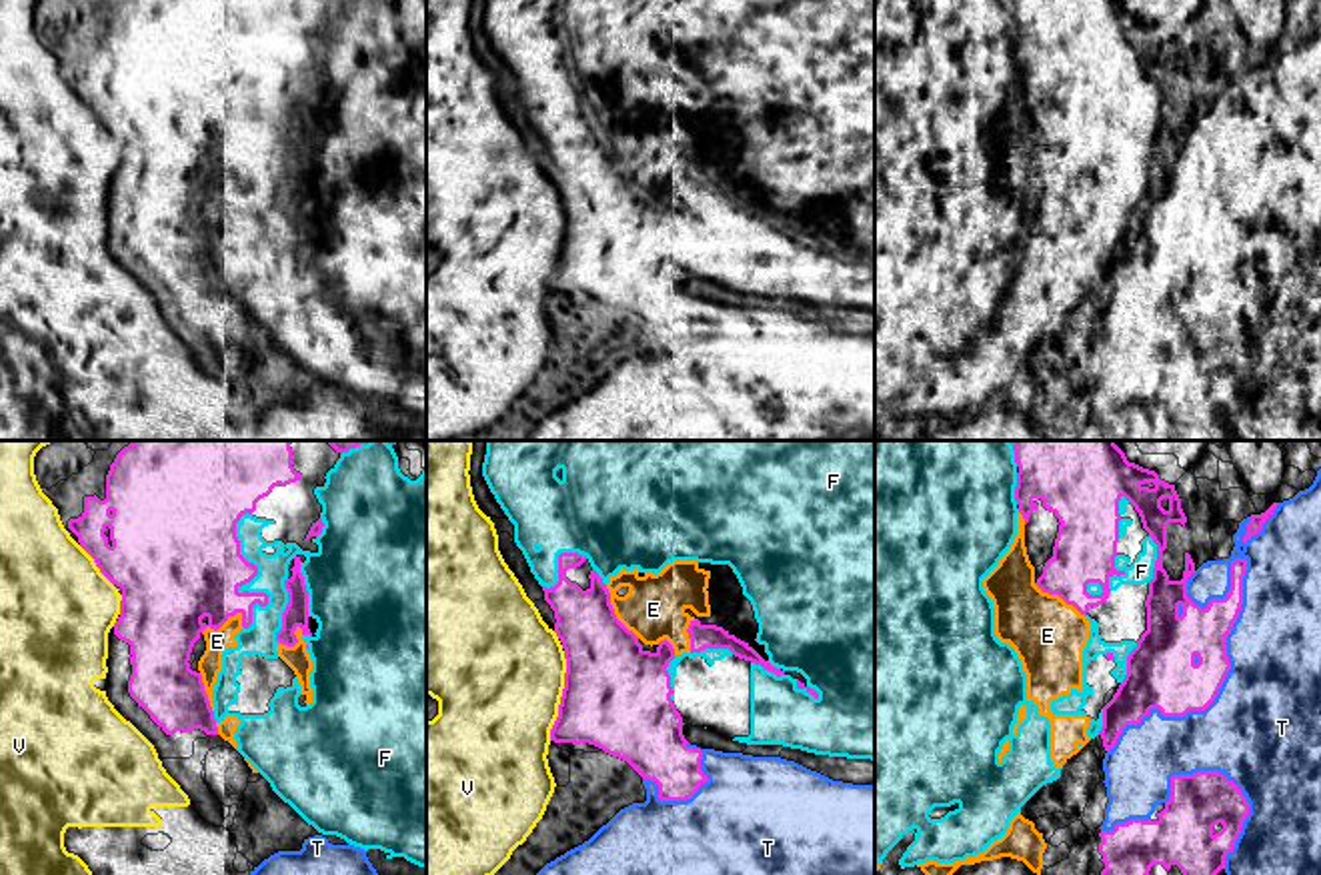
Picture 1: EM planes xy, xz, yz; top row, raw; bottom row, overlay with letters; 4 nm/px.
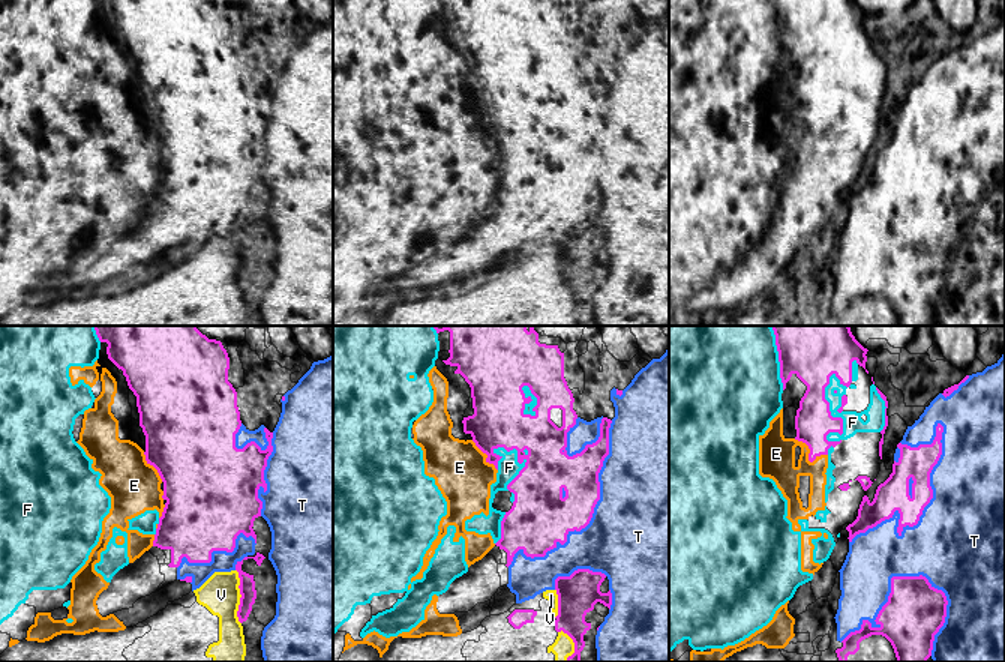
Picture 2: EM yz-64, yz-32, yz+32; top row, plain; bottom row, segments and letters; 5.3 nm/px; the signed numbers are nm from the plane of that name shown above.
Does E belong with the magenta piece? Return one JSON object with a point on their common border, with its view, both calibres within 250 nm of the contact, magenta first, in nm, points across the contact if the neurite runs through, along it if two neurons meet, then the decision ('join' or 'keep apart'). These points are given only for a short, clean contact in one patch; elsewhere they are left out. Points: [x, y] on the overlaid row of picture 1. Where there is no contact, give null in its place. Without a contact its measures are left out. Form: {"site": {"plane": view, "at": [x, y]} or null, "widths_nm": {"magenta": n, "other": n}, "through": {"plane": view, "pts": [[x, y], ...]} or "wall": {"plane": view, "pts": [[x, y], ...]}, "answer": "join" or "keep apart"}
{"site": {"plane": "xy", "at": [221, 625]}, "widths_nm": {"magenta": 380, "other": 100}, "answer": "keep apart"}

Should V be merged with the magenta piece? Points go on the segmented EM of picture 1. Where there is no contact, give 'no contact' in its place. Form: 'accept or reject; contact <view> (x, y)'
reject; contact xz (563, 695)

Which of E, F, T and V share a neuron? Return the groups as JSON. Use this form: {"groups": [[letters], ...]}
{"groups": [["E", "F"], ["T"], ["V"]]}

